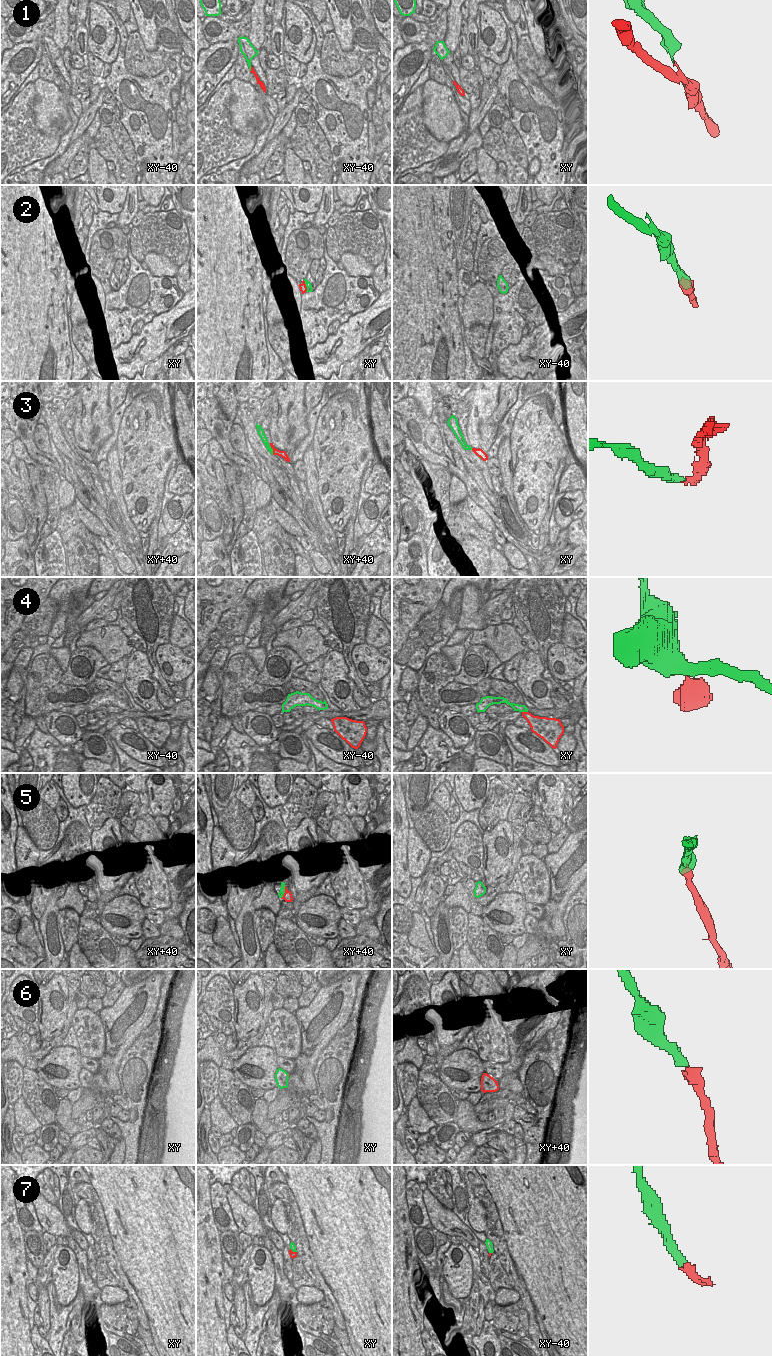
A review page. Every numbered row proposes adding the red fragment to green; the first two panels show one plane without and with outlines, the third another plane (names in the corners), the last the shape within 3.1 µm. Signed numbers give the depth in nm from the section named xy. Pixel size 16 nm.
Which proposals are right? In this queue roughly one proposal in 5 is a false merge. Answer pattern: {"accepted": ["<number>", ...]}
{"accepted": ["2", "4", "5", "6", "7"]}

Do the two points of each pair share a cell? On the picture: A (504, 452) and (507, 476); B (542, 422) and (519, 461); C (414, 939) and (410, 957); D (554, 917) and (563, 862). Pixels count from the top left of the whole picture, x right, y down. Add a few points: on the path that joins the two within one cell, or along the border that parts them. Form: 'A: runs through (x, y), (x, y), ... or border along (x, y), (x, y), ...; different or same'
A: runs through (504, 458), (505, 470); same
B: runs through (535, 432), (535, 445), (529, 451); same
C: border along (407, 934), (407, 940), (413, 946), (433, 957); different
D: runs through (558, 903), (564, 893), (563, 876); same

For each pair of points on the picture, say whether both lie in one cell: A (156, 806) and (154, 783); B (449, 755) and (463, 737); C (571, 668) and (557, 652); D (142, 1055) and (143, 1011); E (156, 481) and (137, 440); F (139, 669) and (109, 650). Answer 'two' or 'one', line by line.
A: one
B: two
C: one
D: two
E: one
F: two

